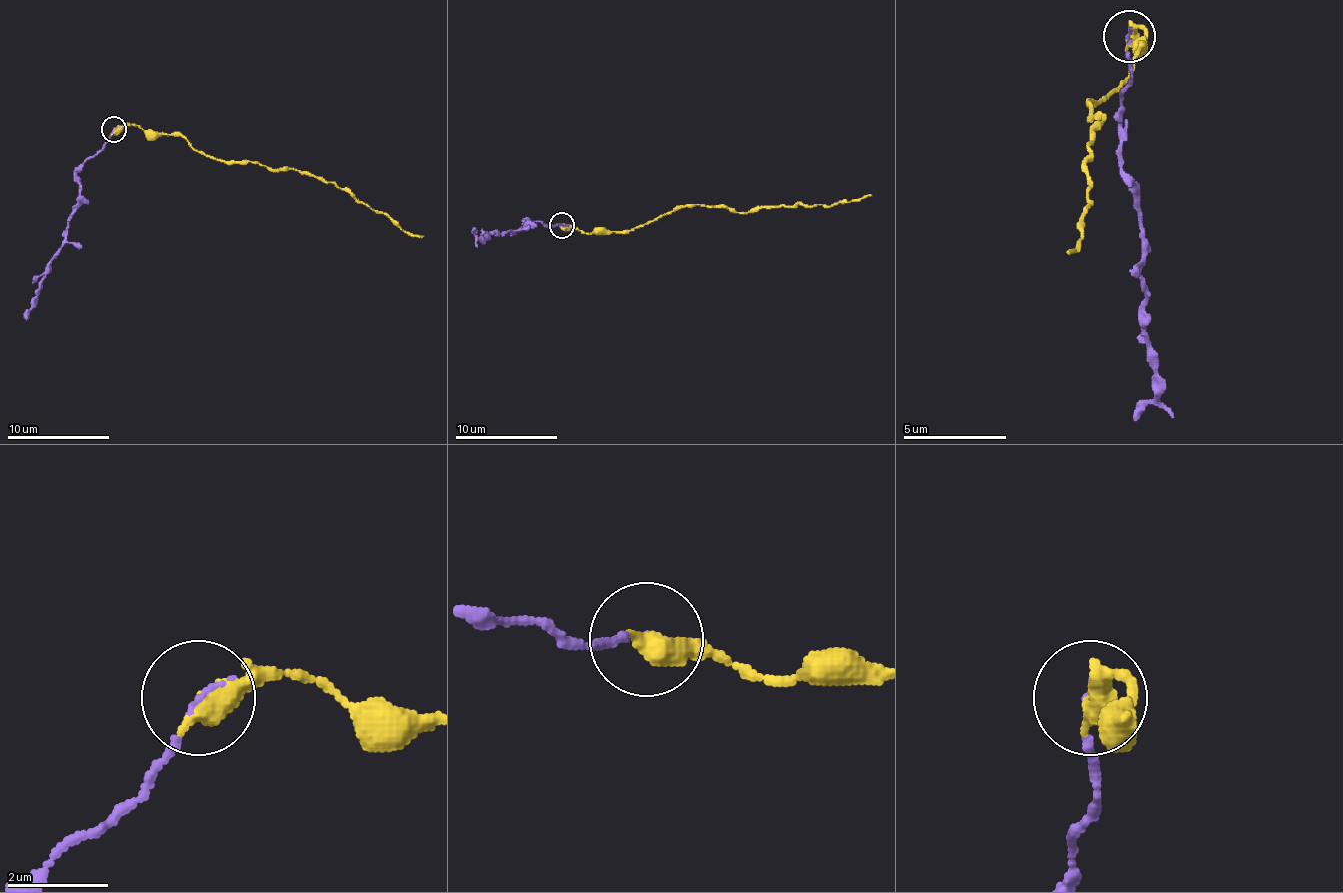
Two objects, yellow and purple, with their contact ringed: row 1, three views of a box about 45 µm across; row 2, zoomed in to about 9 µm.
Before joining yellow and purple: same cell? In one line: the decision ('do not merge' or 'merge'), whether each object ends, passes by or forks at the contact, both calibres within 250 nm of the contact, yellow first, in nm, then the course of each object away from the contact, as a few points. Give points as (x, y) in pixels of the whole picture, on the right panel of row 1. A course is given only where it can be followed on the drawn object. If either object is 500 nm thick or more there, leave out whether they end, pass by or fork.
do not merge; calibres 550 and 110 nm; course yellow (1127, 35), (1143, 30), (1127, 76), (1086, 102), (1101, 118), (1086, 165), (1091, 201), (1081, 243), (1065, 253); course purple (1127, 35), (1132, 82), (1122, 92), (1122, 180), (1143, 227), (1143, 300), (1153, 393), (1132, 419)

